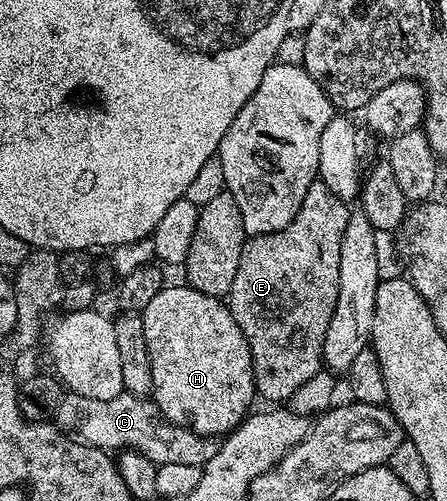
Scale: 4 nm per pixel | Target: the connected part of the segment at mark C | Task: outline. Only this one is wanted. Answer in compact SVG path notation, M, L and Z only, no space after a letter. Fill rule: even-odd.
M69 392L62 395L61 400L57 404L55 413L55 423L62 433L75 434L76 439L83 444L90 444L96 448L106 450L132 450L139 455L145 455L153 464L173 464L186 466L204 466L208 460L215 458L215 450L218 441L211 436L200 436L178 424L173 424L165 417L162 412L153 403L152 399L142 399L140 396L132 396L131 393L120 392L115 398L110 400L100 400L99 398L83 398L79 394Z

